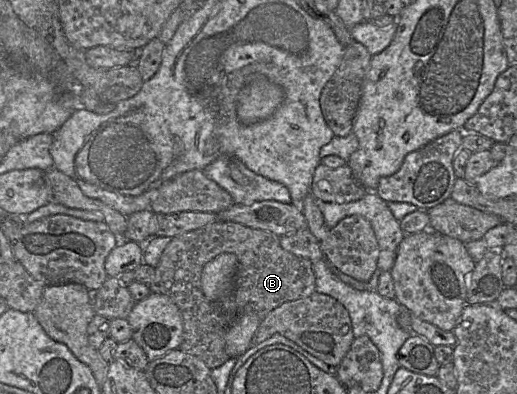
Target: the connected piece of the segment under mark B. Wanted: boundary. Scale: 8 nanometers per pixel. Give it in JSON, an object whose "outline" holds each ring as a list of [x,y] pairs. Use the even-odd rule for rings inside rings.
{"outline":[[[219,220],[173,237],[162,253],[155,268],[155,277],[149,285],[151,293],[170,297],[180,309],[183,341],[179,349],[200,358],[211,370],[222,366],[230,358],[225,336],[236,315],[244,309],[254,309],[262,320],[285,302],[310,296],[315,292],[315,287],[312,262],[284,250],[278,235]],[[221,253],[236,255],[237,273],[229,296],[211,302],[202,292],[201,274],[204,265]]]}

